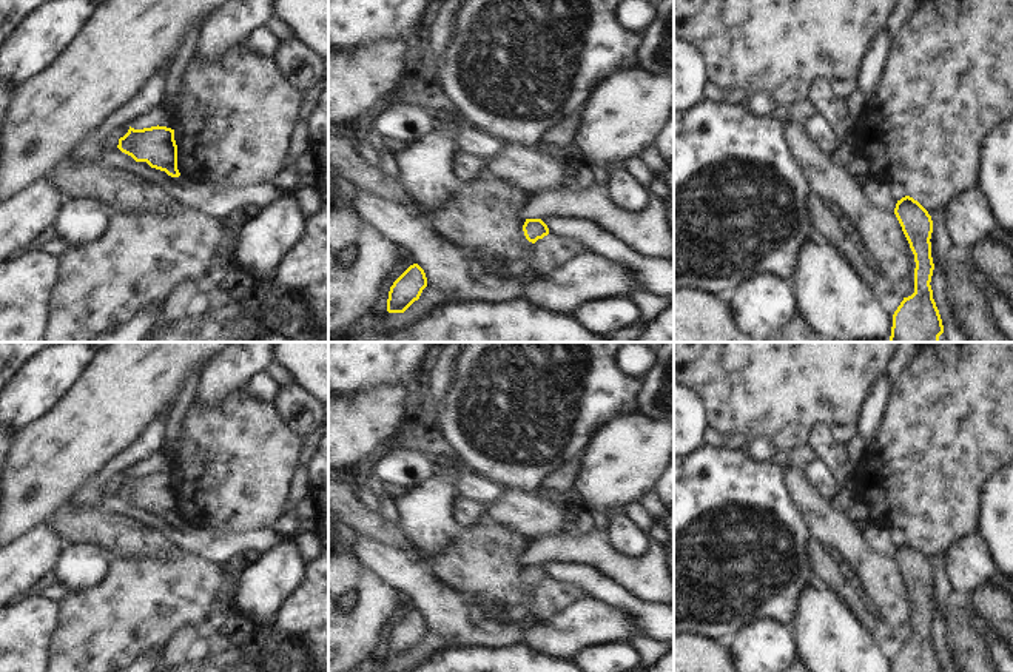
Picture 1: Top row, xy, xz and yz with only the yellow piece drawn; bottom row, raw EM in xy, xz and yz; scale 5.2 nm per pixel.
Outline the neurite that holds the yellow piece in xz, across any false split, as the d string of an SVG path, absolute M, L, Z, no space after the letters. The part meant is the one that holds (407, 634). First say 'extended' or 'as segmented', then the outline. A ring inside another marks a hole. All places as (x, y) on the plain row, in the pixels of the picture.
as segmented | M418 609L410 610L390 632L387 657L404 658L419 644L426 632L427 623L424 615Z

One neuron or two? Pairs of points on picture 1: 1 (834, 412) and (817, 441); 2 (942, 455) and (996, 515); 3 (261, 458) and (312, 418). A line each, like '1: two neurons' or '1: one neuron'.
1: two neurons
2: two neurons
3: two neurons

